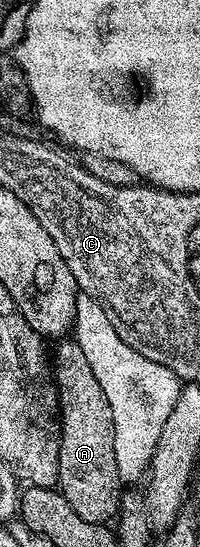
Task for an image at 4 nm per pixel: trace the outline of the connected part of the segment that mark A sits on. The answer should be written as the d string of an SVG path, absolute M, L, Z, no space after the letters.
M62 339L55 345L58 346L52 349L52 380L58 389L58 413L64 426L57 488L80 519L105 525L119 516L124 496L124 482L116 467L112 407L108 407L104 387L96 380L78 340Z

